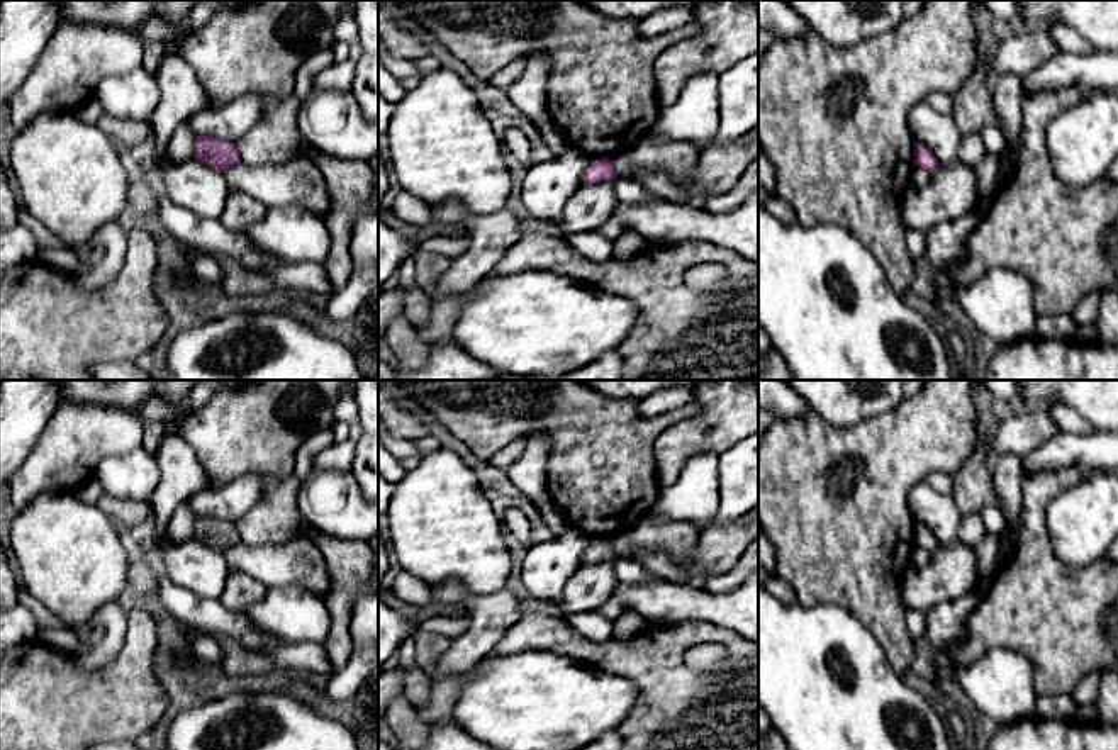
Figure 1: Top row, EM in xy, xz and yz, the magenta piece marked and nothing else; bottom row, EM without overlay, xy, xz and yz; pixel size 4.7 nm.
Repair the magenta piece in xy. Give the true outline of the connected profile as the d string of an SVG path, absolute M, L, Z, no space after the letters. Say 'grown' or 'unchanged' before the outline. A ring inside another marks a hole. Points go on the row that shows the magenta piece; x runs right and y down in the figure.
unchanged; M198 136L193 144L193 158L221 173L241 163L236 143Z

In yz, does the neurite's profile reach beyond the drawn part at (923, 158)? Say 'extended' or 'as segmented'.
as segmented

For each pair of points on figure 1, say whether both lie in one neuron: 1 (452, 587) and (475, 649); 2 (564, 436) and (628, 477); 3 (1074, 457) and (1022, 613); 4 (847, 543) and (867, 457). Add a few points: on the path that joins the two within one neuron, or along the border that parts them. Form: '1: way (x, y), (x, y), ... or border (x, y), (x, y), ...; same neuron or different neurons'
1: way (467, 601), (475, 610), (475, 633); same neuron
2: way (579, 436), (613, 469); same neuron
3: border (1032, 472), (1079, 467), (1086, 474); different neurons
4: way (847, 521), (847, 487), (852, 479); same neuron

